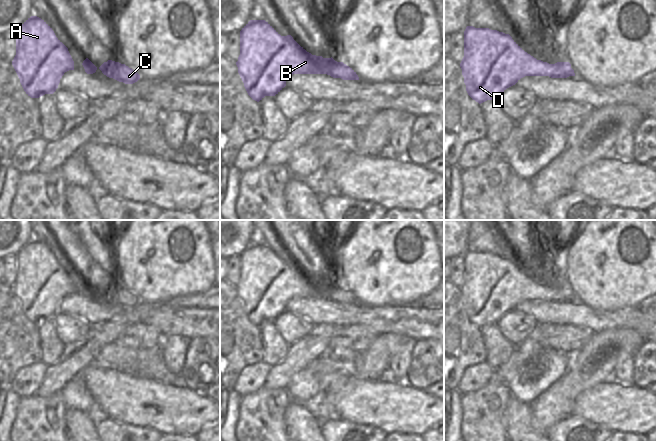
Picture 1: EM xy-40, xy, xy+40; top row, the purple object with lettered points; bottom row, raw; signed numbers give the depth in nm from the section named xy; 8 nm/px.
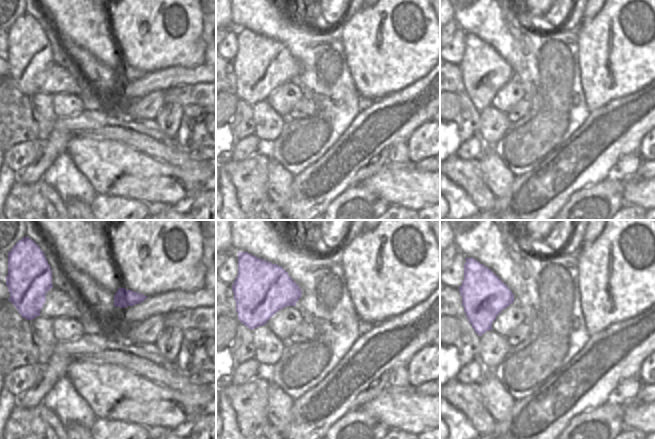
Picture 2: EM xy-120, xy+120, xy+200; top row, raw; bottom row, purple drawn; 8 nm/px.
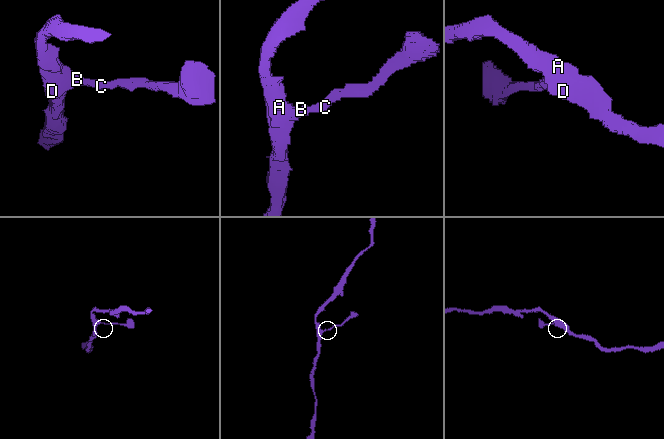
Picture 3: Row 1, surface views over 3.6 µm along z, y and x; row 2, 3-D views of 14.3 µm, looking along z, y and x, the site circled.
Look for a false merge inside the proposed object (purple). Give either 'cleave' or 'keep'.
keep

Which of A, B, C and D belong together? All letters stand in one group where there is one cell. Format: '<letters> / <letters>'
A B C D

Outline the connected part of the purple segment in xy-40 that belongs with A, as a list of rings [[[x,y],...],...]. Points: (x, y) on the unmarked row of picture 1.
[[[31,240],[16,254],[16,279],[12,289],[28,320],[39,322],[53,318],[65,296],[74,294],[68,272],[56,261],[52,252],[41,242]]]

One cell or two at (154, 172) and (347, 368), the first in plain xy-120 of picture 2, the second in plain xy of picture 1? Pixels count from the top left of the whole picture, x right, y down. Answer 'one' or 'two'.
two

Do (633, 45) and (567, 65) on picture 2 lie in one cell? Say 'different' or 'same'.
different

